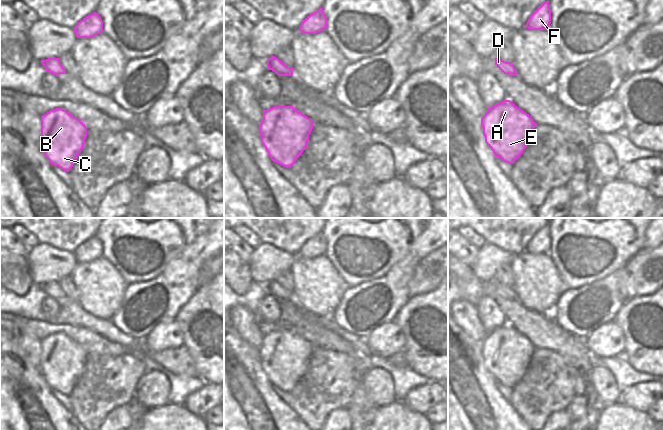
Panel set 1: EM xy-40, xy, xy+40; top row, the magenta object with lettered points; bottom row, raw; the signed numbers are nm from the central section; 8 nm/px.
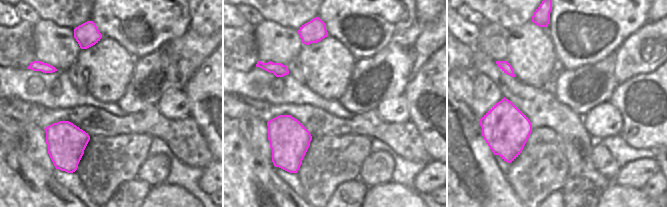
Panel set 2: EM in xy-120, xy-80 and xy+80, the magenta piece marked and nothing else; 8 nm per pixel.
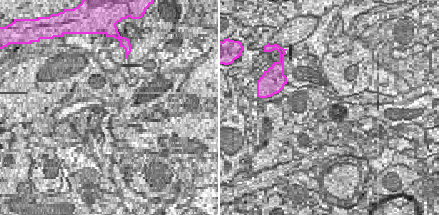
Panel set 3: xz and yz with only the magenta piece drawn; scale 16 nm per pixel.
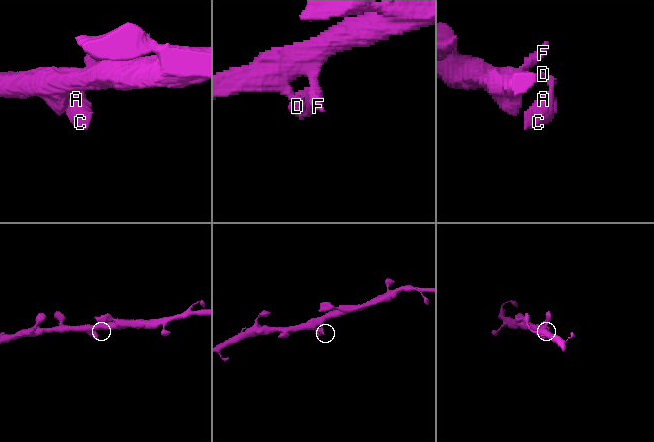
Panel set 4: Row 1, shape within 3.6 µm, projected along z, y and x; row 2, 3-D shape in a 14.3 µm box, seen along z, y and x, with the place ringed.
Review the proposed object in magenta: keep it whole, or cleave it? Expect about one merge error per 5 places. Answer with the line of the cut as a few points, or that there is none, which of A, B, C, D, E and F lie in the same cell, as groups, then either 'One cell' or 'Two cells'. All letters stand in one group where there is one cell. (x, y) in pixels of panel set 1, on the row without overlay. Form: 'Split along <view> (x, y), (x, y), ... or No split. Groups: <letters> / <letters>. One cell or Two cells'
No split. Groups: A B C D E F. One cell.

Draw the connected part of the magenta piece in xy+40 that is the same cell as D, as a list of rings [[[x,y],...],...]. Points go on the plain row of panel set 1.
[[[495,282],[495,289],[504,298],[510,298],[512,300],[517,300],[517,295],[512,287],[506,286],[500,282]]]

